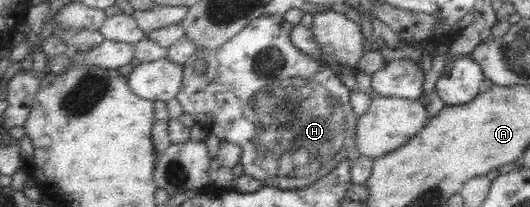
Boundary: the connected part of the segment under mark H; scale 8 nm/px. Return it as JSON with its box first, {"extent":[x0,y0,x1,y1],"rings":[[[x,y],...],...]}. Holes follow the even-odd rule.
{"extent":[175,16,357,190],"rings":[[[282,16],[256,17],[252,18],[249,21],[249,25],[246,25],[242,31],[234,35],[233,39],[226,41],[226,43],[220,45],[220,47],[196,50],[190,57],[190,60],[182,65],[184,67],[182,84],[178,94],[175,95],[183,111],[190,113],[195,121],[202,125],[202,128],[206,130],[207,134],[214,133],[214,135],[220,139],[220,142],[226,141],[250,151],[250,153],[242,157],[239,161],[239,163],[242,164],[244,174],[260,180],[264,186],[280,188],[282,190],[302,189],[312,182],[318,181],[323,175],[326,175],[329,171],[336,168],[336,165],[348,159],[350,155],[354,155],[357,144],[355,141],[357,115],[352,110],[352,106],[350,106],[349,99],[351,91],[349,91],[344,82],[339,79],[335,71],[324,67],[325,65],[321,65],[319,61],[301,53],[292,42],[290,42],[292,27],[293,25],[286,22]],[[198,60],[206,61],[206,65],[208,65],[202,75],[196,73],[196,65],[194,63]]]}

